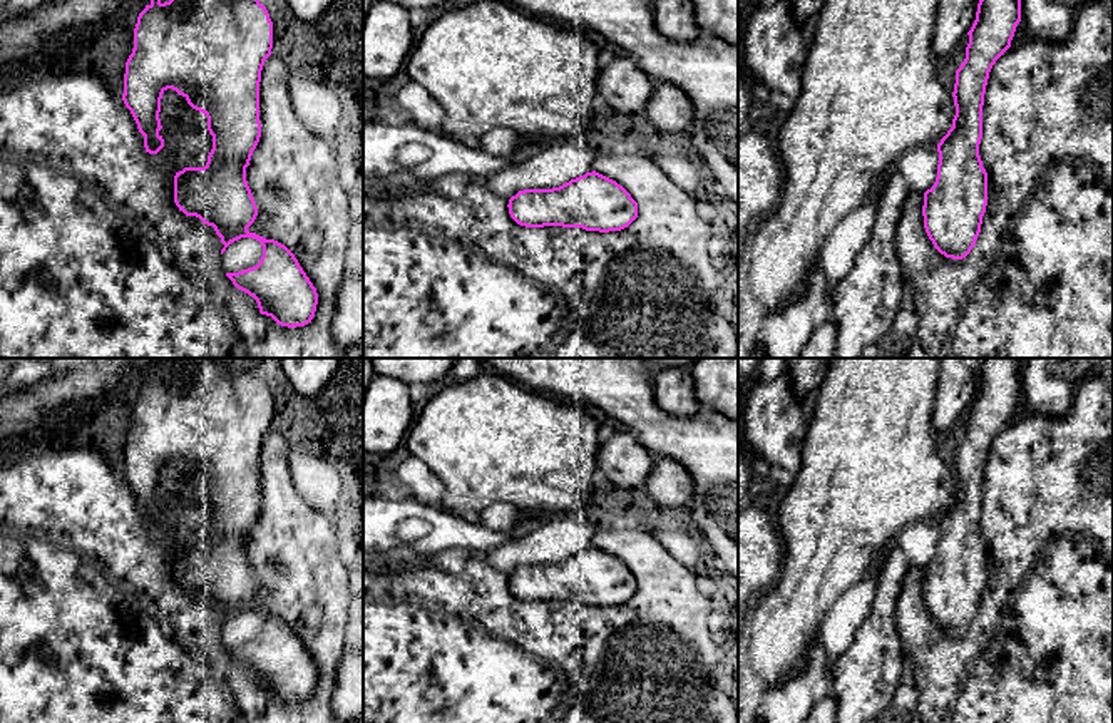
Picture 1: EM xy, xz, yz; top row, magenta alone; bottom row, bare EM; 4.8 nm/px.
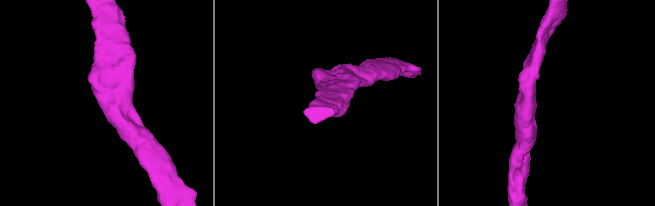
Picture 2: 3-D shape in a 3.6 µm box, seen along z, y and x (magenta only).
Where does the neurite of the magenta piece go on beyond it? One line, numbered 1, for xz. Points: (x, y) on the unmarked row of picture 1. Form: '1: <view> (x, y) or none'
1: none

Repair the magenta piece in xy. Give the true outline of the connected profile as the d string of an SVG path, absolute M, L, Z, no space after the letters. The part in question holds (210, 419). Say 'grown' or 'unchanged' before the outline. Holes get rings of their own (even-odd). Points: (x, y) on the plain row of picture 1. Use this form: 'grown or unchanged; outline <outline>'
unchanged; outline M191 358L164 378L161 372L152 370L137 392L134 423L126 437L122 475L144 510L149 529L164 522L159 487L167 464L176 465L208 492L208 505L213 510L208 537L204 542L184 542L176 547L174 577L186 591L196 591L214 602L224 619L221 629L241 613L261 618L263 631L256 641L226 651L256 674L261 690L271 691L281 701L296 703L313 695L318 679L316 663L285 619L248 606L258 582L246 556L246 542L261 512L259 457L271 423L269 388L246 363Z

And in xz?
unchanged; outline M592 546L552 564L524 564L509 574L510 592L526 602L562 601L621 606L638 592L638 577L616 556Z

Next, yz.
unchanged; outline M982 360L966 433L956 445L956 490L937 519L937 552L922 581L926 608L946 633L966 633L981 608L987 581L987 547L979 531L984 469L992 440L1011 422L1021 397L1024 360Z

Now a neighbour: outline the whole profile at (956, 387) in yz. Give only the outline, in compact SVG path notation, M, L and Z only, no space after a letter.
M941 358L936 385L932 427L936 435L952 428L957 417L967 410L976 395L977 378L964 358Z

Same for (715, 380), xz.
M646 358L653 372L690 368L701 410L738 420L738 358Z

